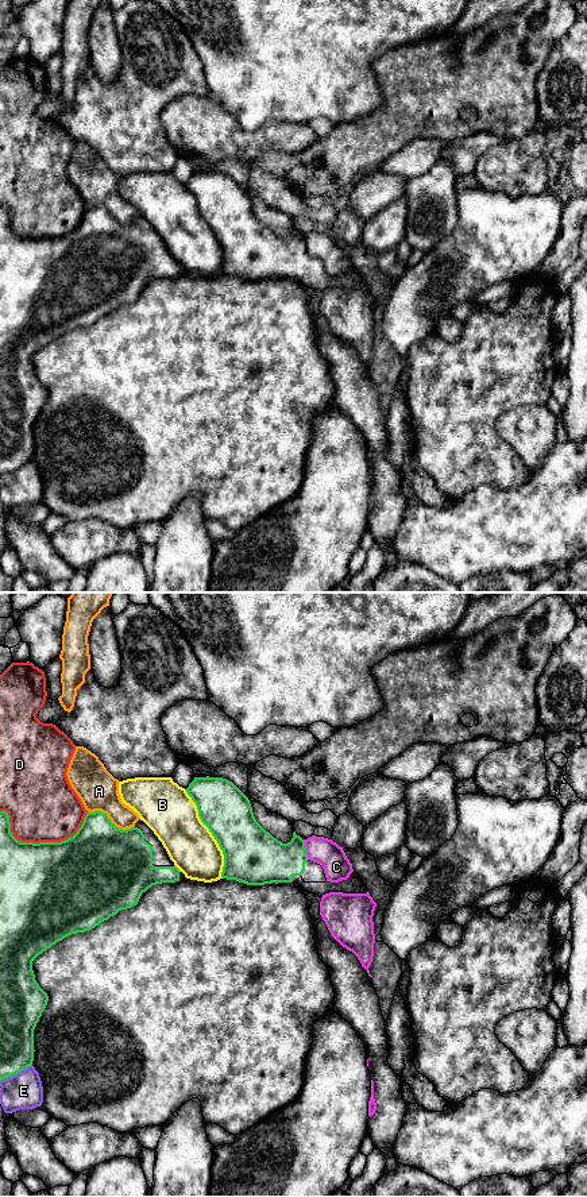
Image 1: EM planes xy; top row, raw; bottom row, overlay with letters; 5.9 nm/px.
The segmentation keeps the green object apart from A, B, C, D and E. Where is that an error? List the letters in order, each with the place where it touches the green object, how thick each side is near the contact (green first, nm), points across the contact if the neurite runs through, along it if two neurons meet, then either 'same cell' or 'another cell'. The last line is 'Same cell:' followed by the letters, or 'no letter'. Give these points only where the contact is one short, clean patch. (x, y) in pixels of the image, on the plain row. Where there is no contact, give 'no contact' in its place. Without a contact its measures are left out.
A: contact xy (109, 216); calibres 460 and 240 nm; another cell
B: contact xy (212, 230); calibres 320 and 300 nm; another cell
C: contact xy (305, 244); calibres 280 and 160 nm; another cell
D: contact xy (41, 238); calibres 500 and 420 nm; another cell
E: contact xy (15, 468); calibres 200 and 220 nm; another cell
Same cell: no letter

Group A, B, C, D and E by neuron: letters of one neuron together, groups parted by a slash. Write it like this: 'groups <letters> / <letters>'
groups A / B / C / D / E

